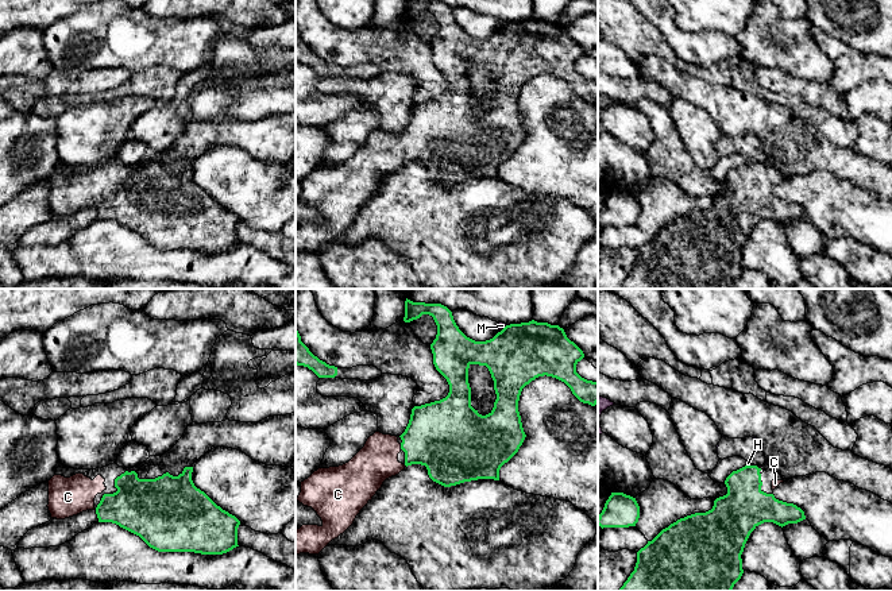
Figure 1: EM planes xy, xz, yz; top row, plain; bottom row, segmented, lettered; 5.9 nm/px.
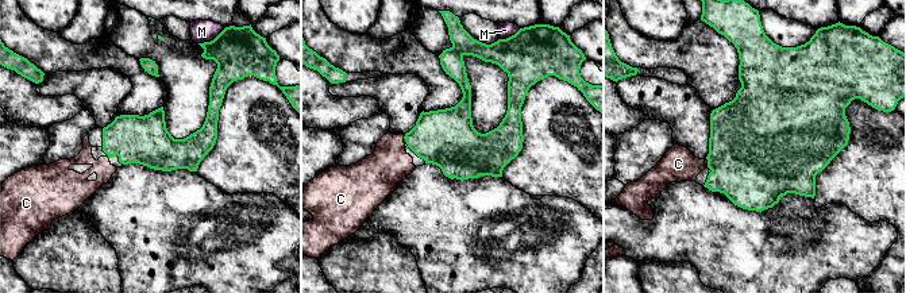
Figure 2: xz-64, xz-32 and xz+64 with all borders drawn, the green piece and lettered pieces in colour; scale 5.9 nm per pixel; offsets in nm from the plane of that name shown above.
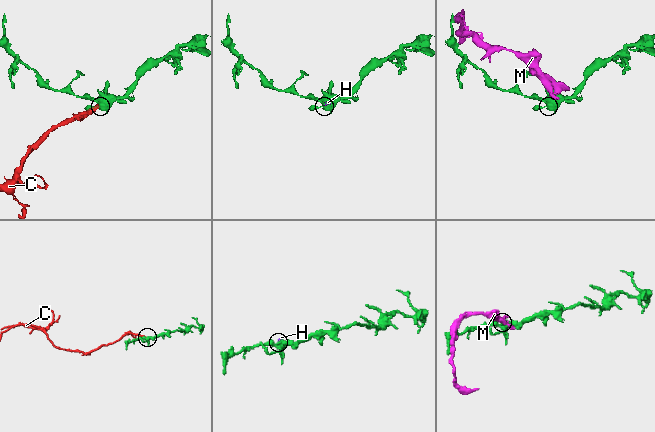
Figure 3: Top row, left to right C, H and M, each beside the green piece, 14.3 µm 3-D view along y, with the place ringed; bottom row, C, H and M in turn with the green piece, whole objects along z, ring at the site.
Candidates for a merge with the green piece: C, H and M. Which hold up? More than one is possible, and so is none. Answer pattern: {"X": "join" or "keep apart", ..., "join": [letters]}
{"C": "join", "H": "keep apart", "M": "keep apart", "join": ["C"]}

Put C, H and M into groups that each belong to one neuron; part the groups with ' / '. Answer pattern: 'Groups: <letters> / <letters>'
Groups: C / H / M

